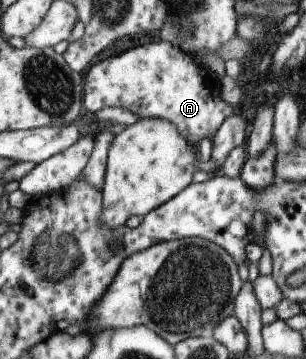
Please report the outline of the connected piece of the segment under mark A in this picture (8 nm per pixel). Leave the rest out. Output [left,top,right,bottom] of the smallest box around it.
[83,41,234,147]

